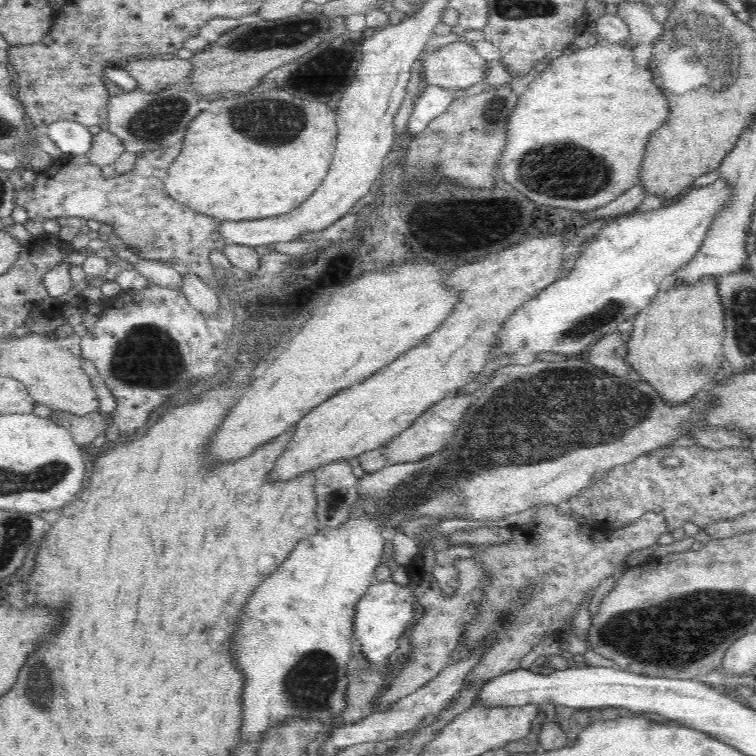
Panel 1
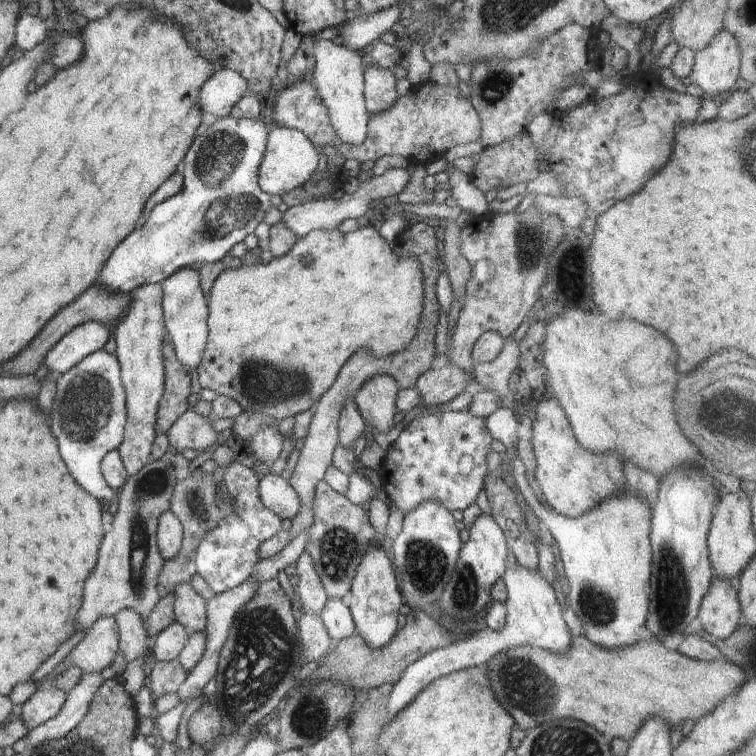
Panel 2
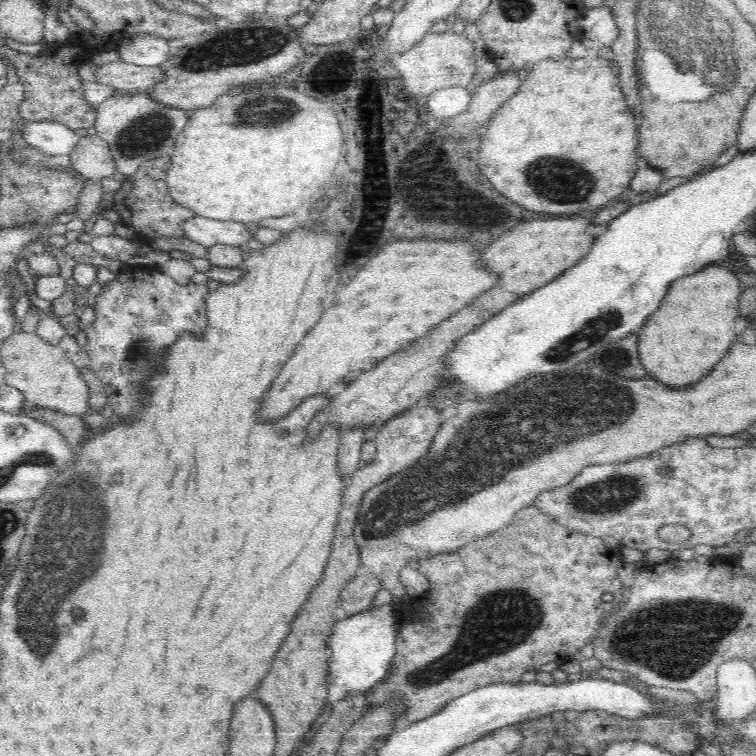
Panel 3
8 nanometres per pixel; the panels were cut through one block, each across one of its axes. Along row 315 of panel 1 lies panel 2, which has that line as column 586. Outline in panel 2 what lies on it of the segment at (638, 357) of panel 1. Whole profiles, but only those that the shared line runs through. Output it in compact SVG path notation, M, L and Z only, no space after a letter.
M584 636L573 638L568 653L554 653L532 646L514 646L497 653L486 668L495 698L506 712L512 714L522 730L530 730L536 724L554 718L578 718L582 723L594 726L604 737L611 736L626 742L631 742L643 723L651 717L661 717L670 726L684 724L687 720L696 721L712 713L747 682L744 672L727 659L692 659L677 650L668 650L655 639L638 639L635 645L614 651L599 648Z

